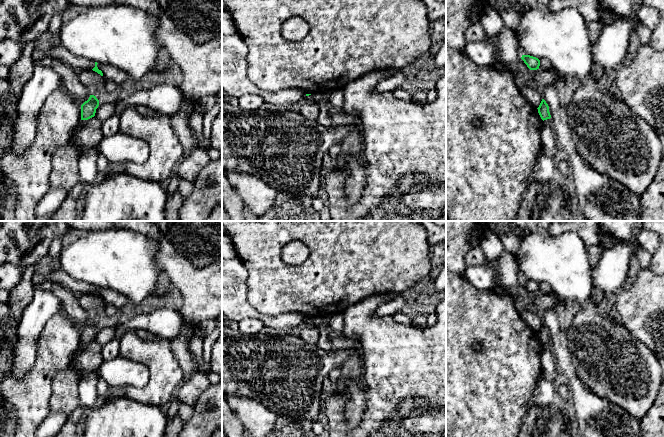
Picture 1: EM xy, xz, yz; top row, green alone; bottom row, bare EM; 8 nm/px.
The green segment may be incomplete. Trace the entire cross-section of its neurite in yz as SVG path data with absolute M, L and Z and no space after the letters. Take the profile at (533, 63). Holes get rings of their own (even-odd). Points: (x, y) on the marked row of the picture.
M522 55L521 59L530 70L537 70L540 66L540 60L530 55Z

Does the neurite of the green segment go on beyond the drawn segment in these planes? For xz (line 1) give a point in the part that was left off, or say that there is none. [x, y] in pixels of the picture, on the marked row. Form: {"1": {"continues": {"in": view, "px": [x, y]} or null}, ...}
{"1": {"continues": null}}

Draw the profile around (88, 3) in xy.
M68 0L69 4L85 5L87 7L96 5L109 5L113 0Z

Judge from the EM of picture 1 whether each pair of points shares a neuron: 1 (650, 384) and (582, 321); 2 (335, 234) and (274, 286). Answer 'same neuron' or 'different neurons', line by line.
1: same neuron
2: same neuron

